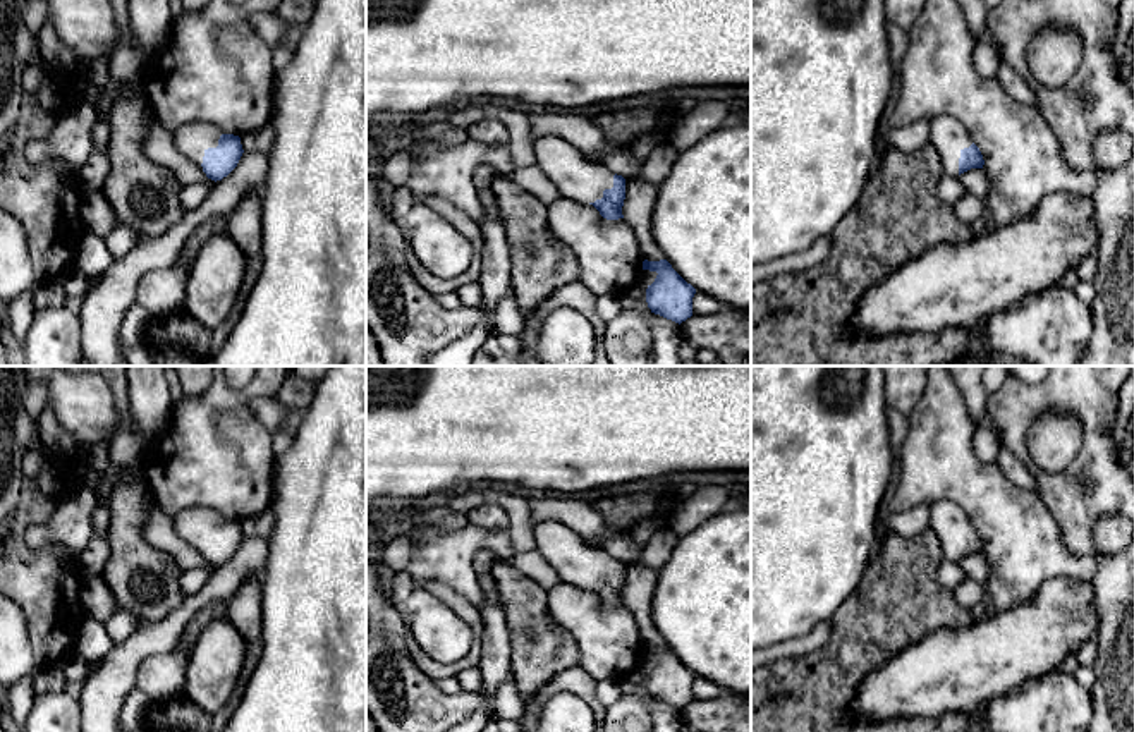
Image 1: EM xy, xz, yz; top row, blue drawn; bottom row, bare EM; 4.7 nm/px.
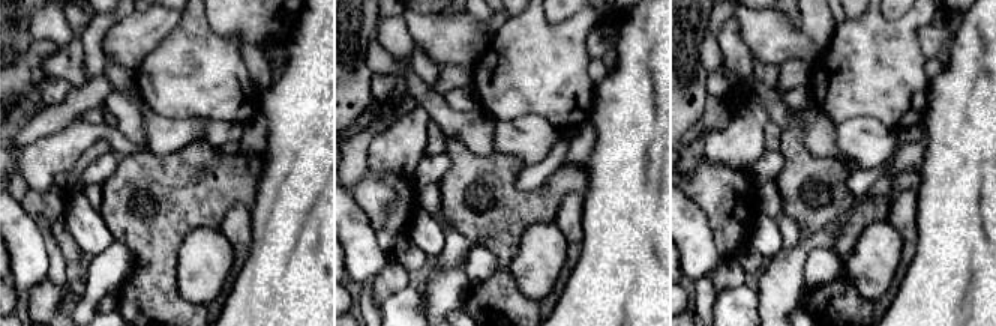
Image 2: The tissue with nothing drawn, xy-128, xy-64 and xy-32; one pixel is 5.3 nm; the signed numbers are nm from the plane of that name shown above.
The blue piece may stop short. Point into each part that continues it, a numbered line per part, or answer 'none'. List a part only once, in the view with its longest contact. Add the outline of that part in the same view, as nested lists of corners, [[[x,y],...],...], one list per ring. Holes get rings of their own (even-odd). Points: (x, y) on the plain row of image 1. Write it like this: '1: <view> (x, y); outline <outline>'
1: xz (576, 562); outline [[[543,521],[534,534],[538,552],[569,584],[594,588],[605,574],[613,572],[613,557],[601,546],[589,546],[570,528],[557,521]]]

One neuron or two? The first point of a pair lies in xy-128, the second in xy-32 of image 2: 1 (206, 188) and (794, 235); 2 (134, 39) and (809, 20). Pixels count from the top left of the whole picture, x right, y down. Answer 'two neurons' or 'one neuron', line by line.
1: two neurons
2: two neurons

